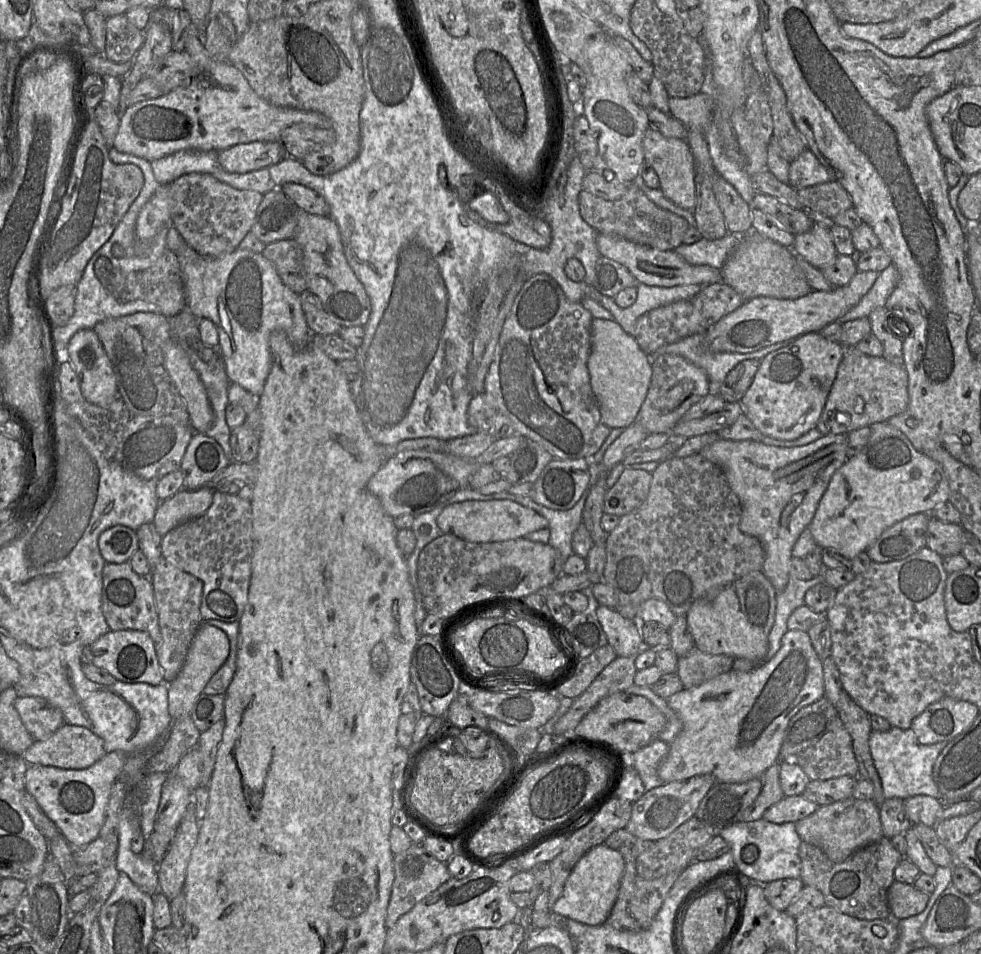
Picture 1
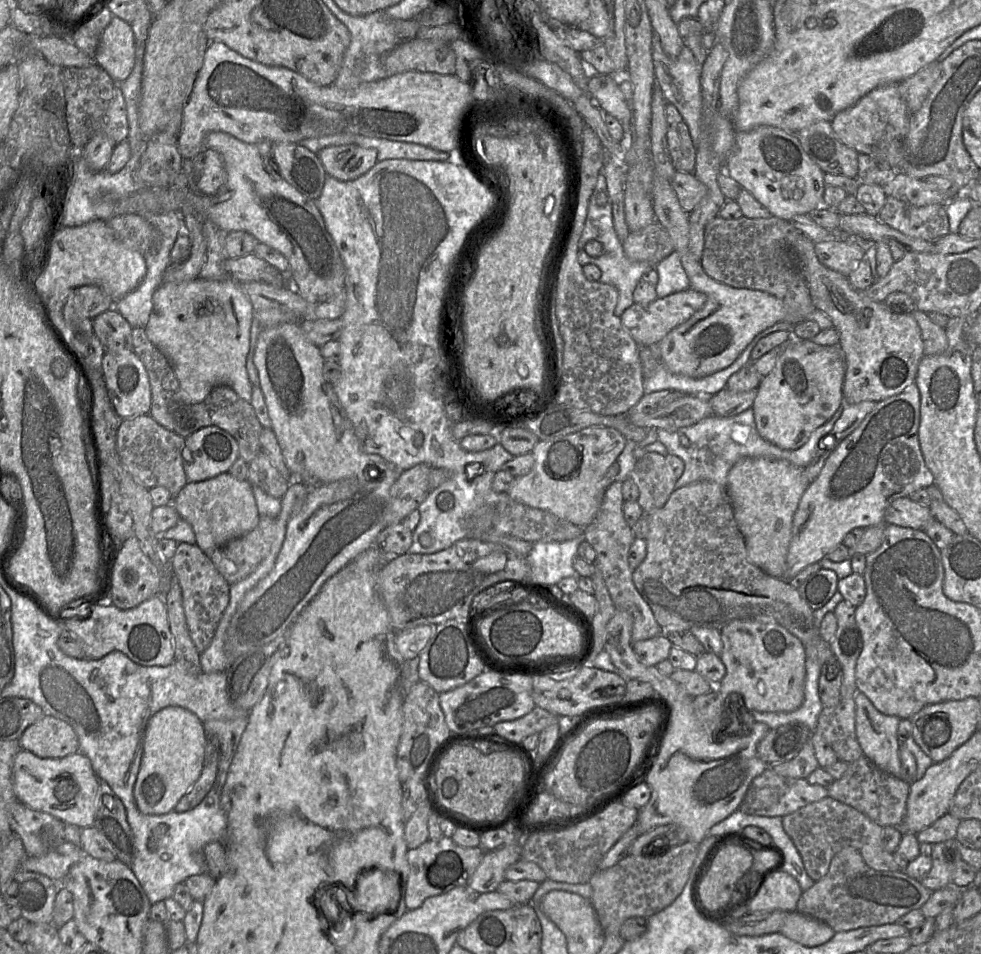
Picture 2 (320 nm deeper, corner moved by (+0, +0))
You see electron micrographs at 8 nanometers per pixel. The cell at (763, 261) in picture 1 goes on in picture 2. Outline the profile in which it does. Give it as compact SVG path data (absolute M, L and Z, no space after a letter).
M800 231L789 232L783 248L785 262L803 277L814 307L828 315L839 332L839 346L846 363L843 383L845 402L878 402L901 393L915 381L919 362L925 355L921 330L915 318L912 313L894 313L885 302L863 296L851 286L847 276L820 263L814 244Z

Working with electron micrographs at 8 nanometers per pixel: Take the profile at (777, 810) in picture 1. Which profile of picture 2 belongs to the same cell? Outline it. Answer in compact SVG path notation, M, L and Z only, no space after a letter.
M768 767L750 784L739 809L745 814L762 817L784 817L798 809L828 797L828 789L809 784L806 779L786 778Z

